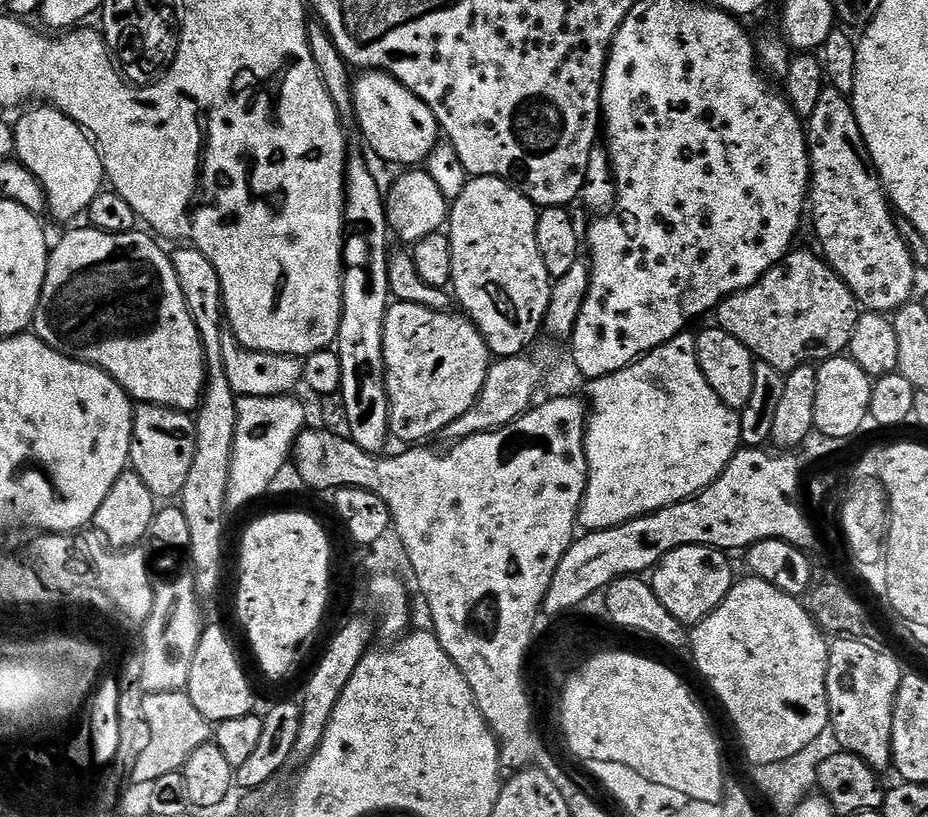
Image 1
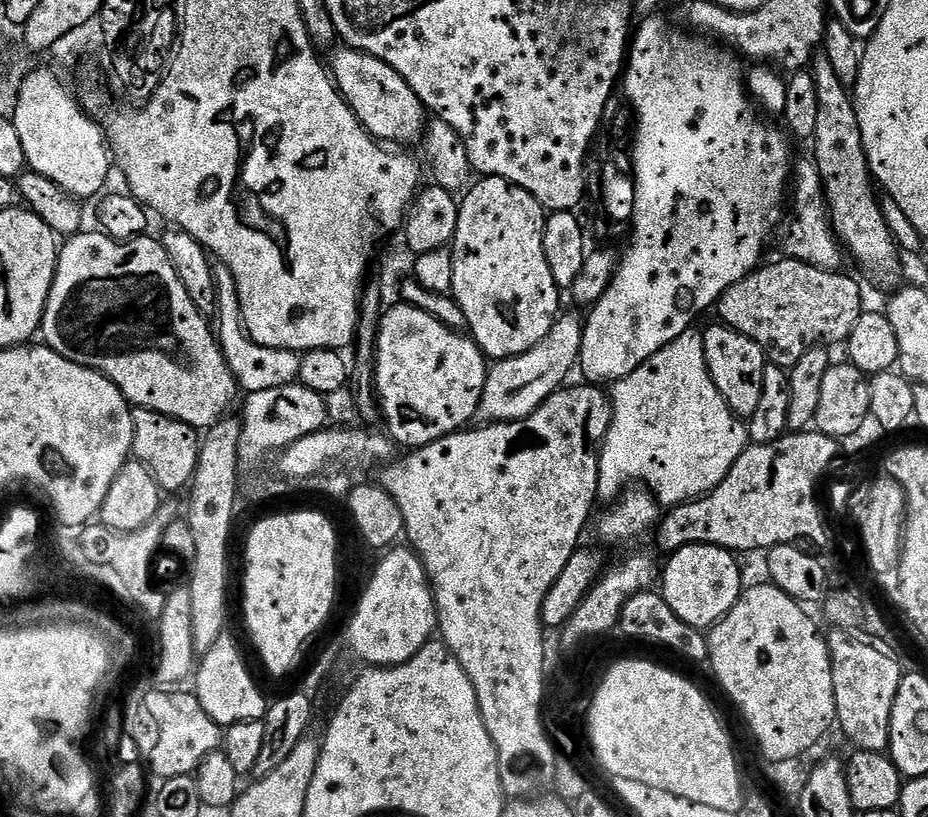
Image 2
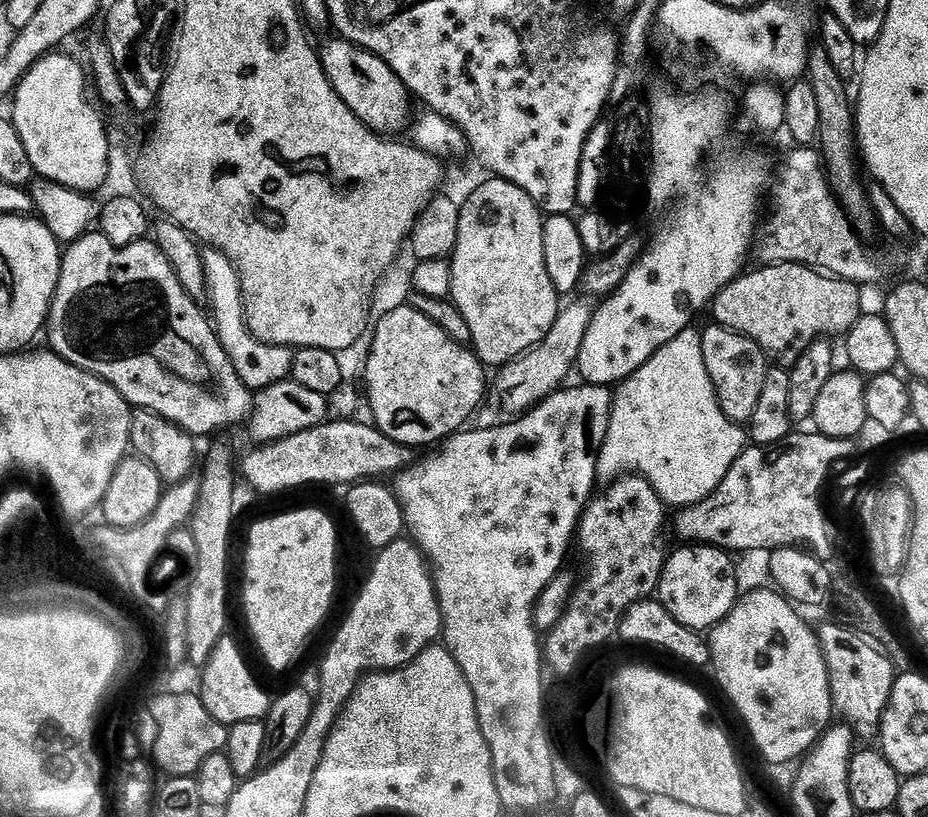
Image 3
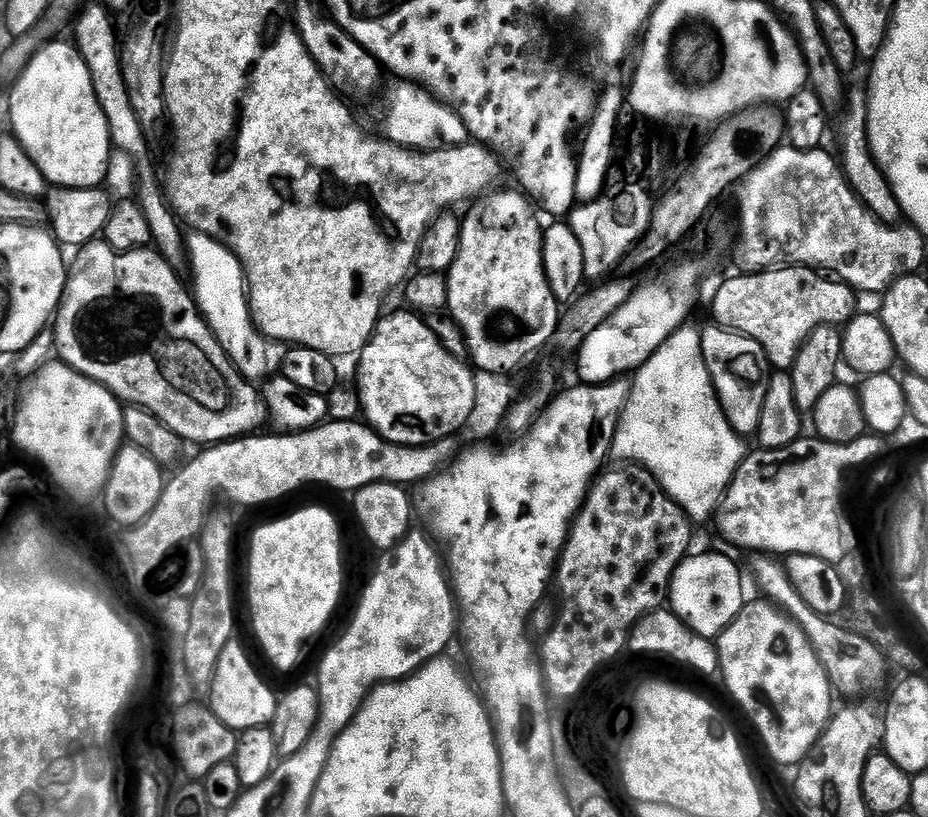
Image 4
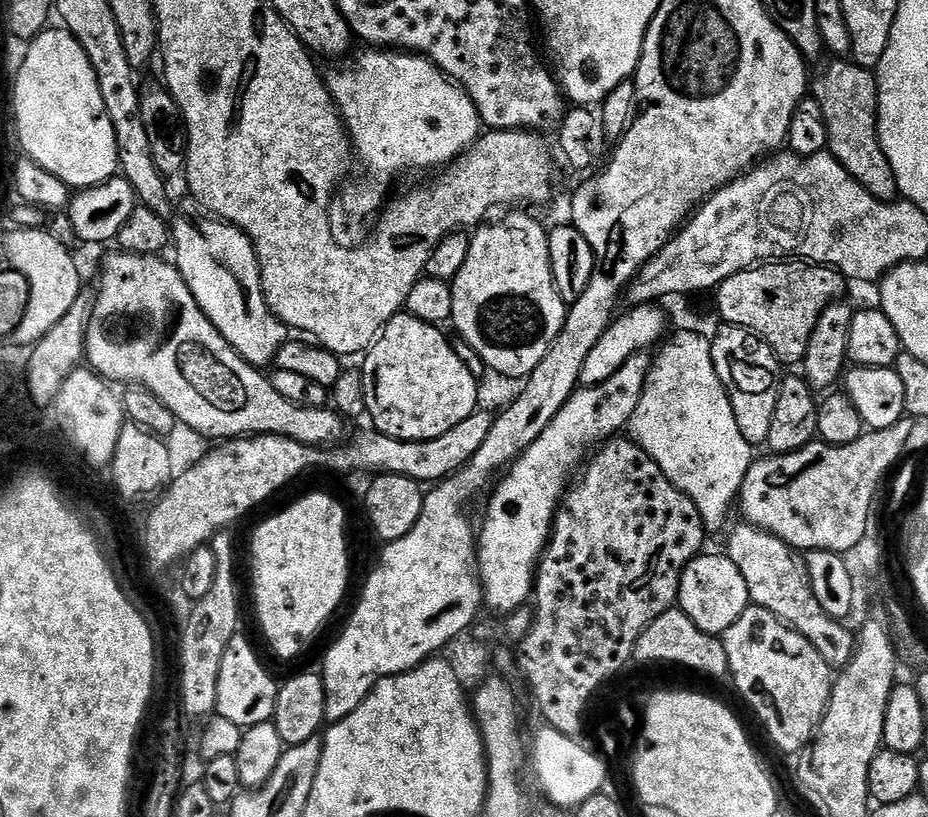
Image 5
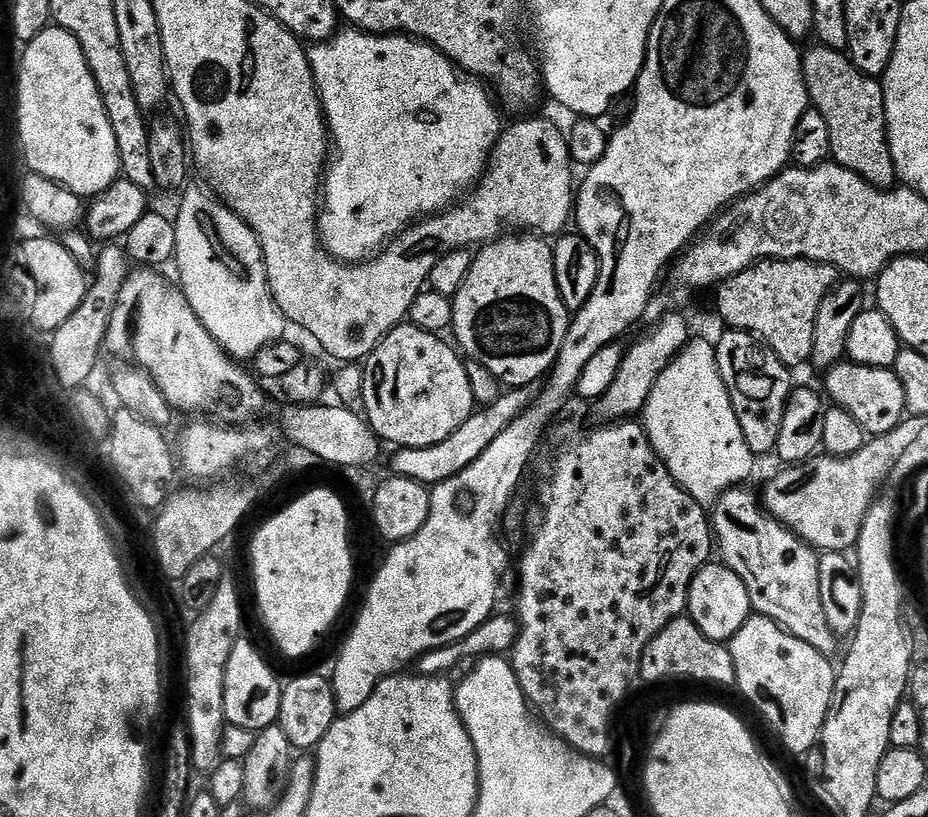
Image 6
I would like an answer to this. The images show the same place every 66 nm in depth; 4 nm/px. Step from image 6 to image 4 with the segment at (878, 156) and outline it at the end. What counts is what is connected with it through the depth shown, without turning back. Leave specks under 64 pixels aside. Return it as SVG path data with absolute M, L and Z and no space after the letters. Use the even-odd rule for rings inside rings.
M854 88L847 91L843 101L842 112L844 117L840 120L840 152L838 163L844 169L844 177L848 179L849 186L854 189L859 200L871 212L885 222L896 222L901 219L902 213L898 198L894 198L894 190L886 175L876 165L872 157L872 149L868 147L868 95L863 88Z

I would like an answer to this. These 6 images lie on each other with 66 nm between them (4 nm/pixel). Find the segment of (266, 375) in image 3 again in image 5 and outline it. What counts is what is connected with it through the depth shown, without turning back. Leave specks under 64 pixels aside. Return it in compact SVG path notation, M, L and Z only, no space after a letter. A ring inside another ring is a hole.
M219 218L208 220L180 220L170 228L170 240L176 244L176 269L182 274L186 286L194 294L198 306L206 314L206 318L226 338L226 342L254 368L263 369L264 364L271 365L276 359L278 350L290 339L290 329L281 322L268 308L264 301L264 287L260 281L260 263L256 257L254 246L248 241L248 235L239 232L233 224Z

